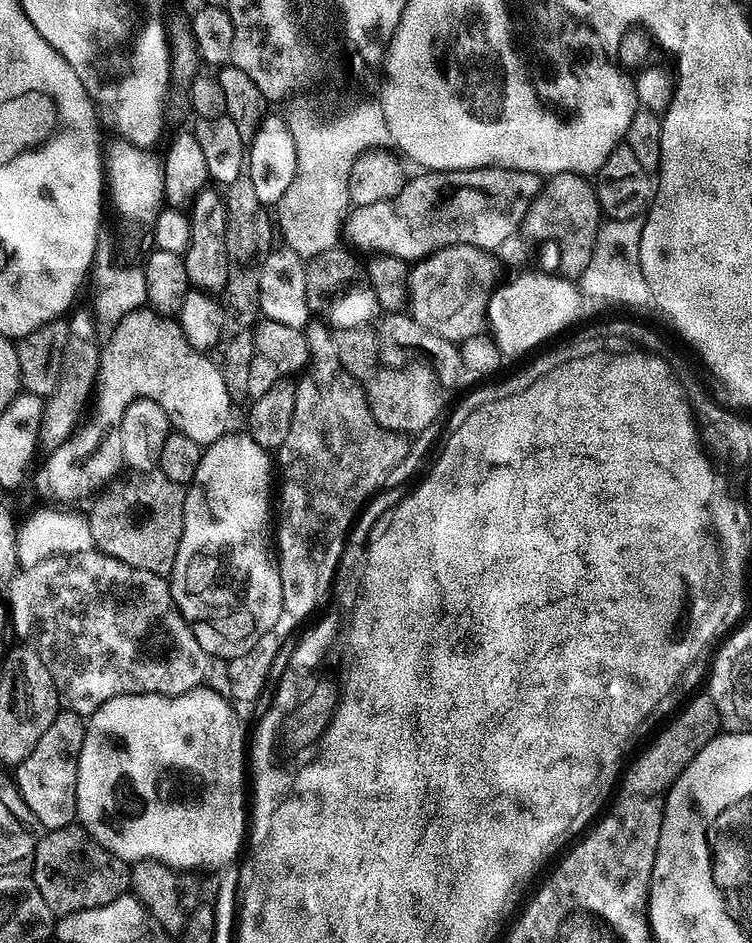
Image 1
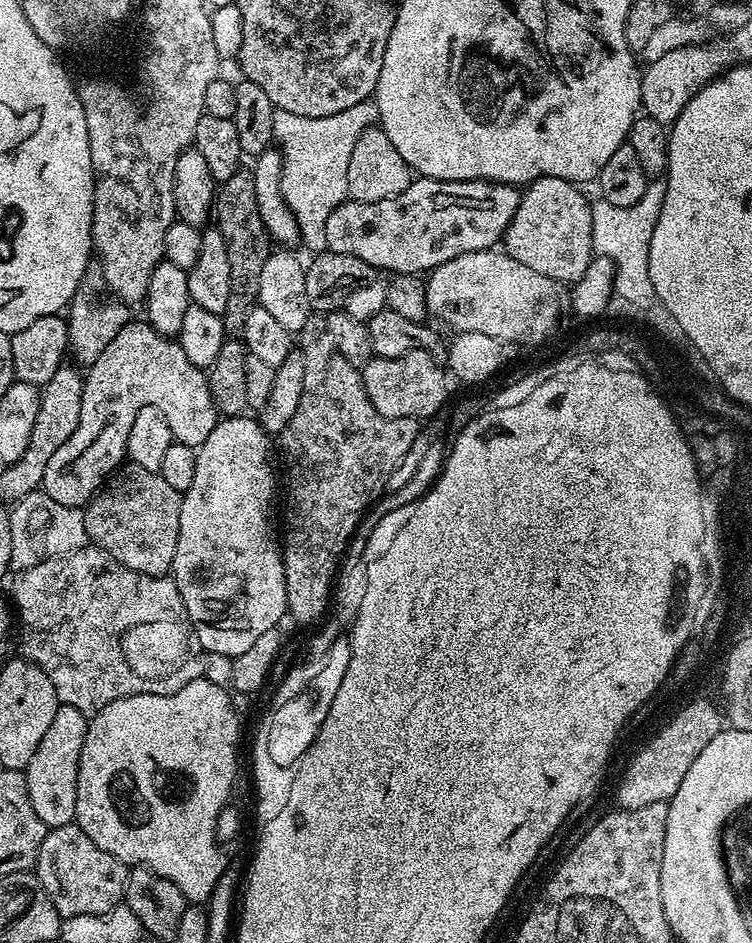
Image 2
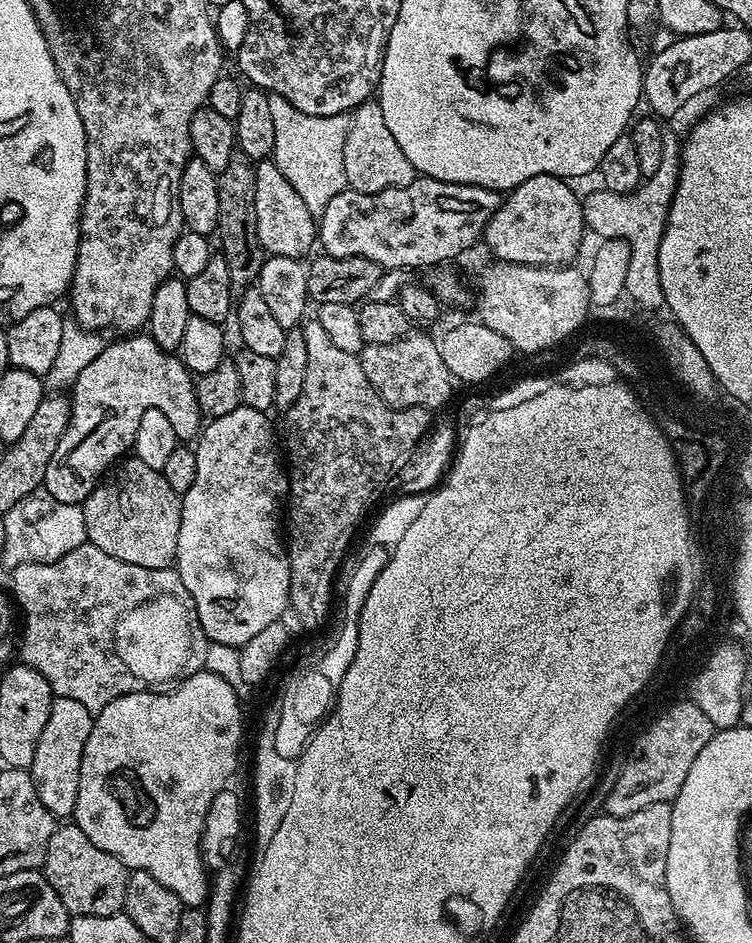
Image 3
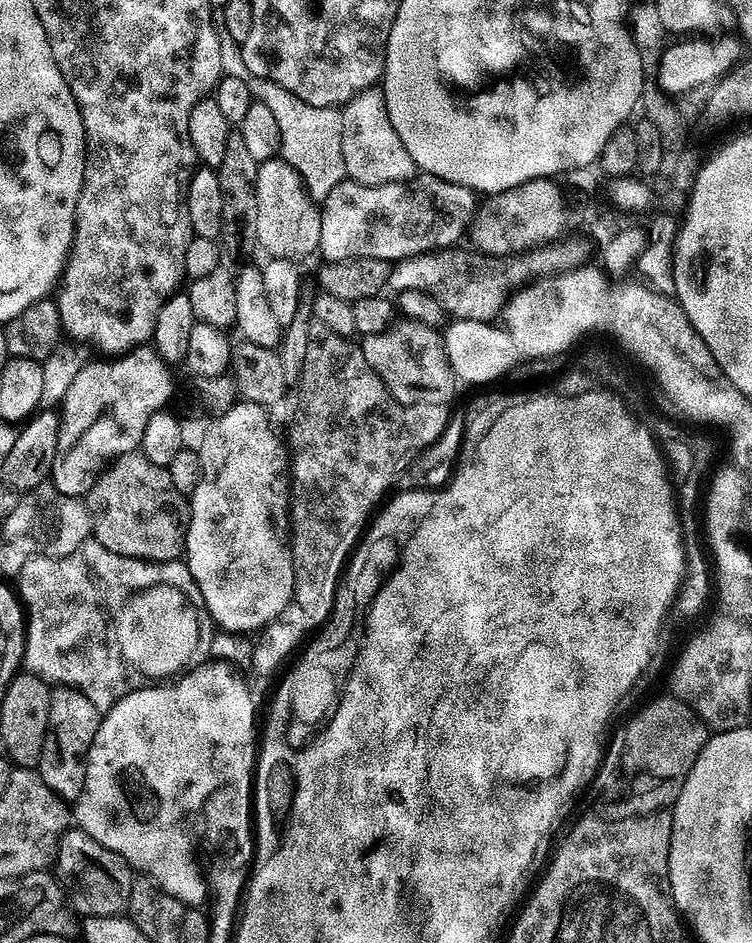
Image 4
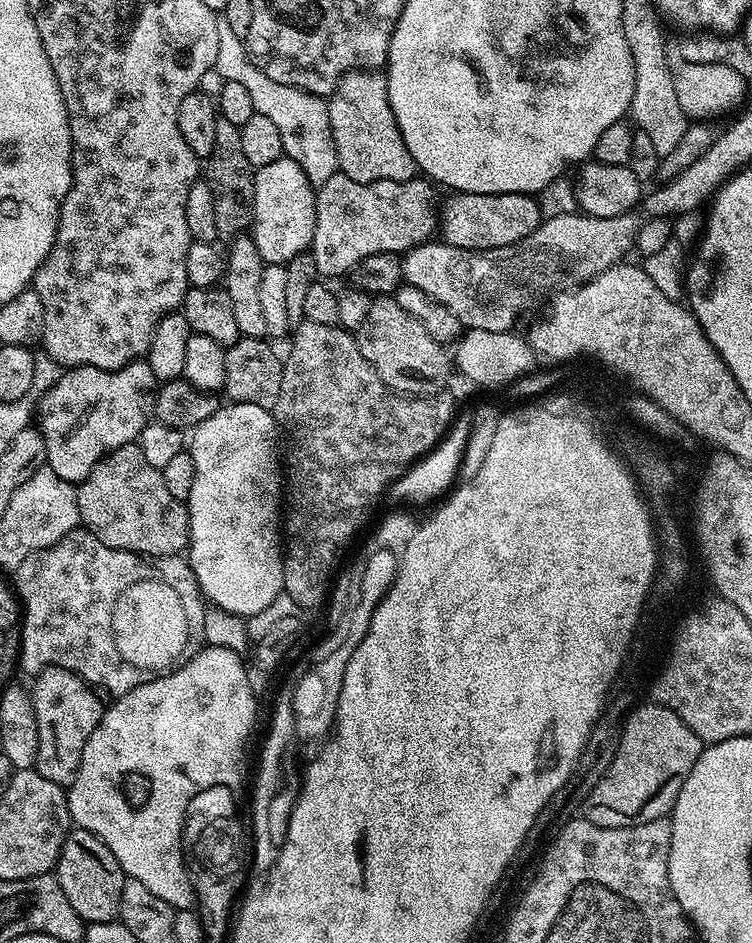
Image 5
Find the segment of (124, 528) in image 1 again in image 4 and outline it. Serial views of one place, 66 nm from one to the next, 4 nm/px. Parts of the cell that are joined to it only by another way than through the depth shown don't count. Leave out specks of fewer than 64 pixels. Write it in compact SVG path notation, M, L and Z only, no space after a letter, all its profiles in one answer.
M127 452L116 457L100 477L86 497L88 517L92 520L91 535L106 550L114 554L129 556L135 560L179 560L184 551L184 533L189 509L185 497L170 482L167 468L154 466L145 458L143 452Z

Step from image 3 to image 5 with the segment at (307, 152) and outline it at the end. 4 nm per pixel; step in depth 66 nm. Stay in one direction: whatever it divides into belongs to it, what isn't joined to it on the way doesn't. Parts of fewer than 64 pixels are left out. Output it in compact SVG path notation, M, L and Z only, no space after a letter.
M217 19L218 26L218 58L215 71L220 72L221 81L238 82L250 93L256 107L256 114L270 118L279 131L284 147L283 155L288 156L298 166L302 166L302 174L310 178L314 186L325 184L330 177L337 175L340 163L336 157L334 138L330 130L328 105L321 97L298 90L294 86L286 86L274 82L274 78L266 78L262 70L253 66L246 55L246 44L241 36L230 30L230 22Z

